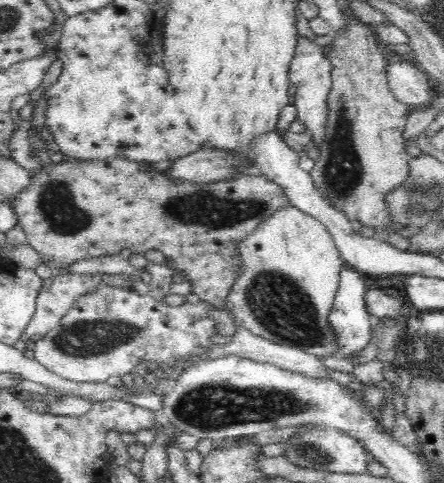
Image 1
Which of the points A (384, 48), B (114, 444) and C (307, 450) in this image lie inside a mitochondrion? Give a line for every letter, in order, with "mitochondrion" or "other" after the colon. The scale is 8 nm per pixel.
A: other
B: other
C: mitochondrion

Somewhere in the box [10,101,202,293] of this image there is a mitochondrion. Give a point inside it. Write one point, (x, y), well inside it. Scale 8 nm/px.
(64, 217)

